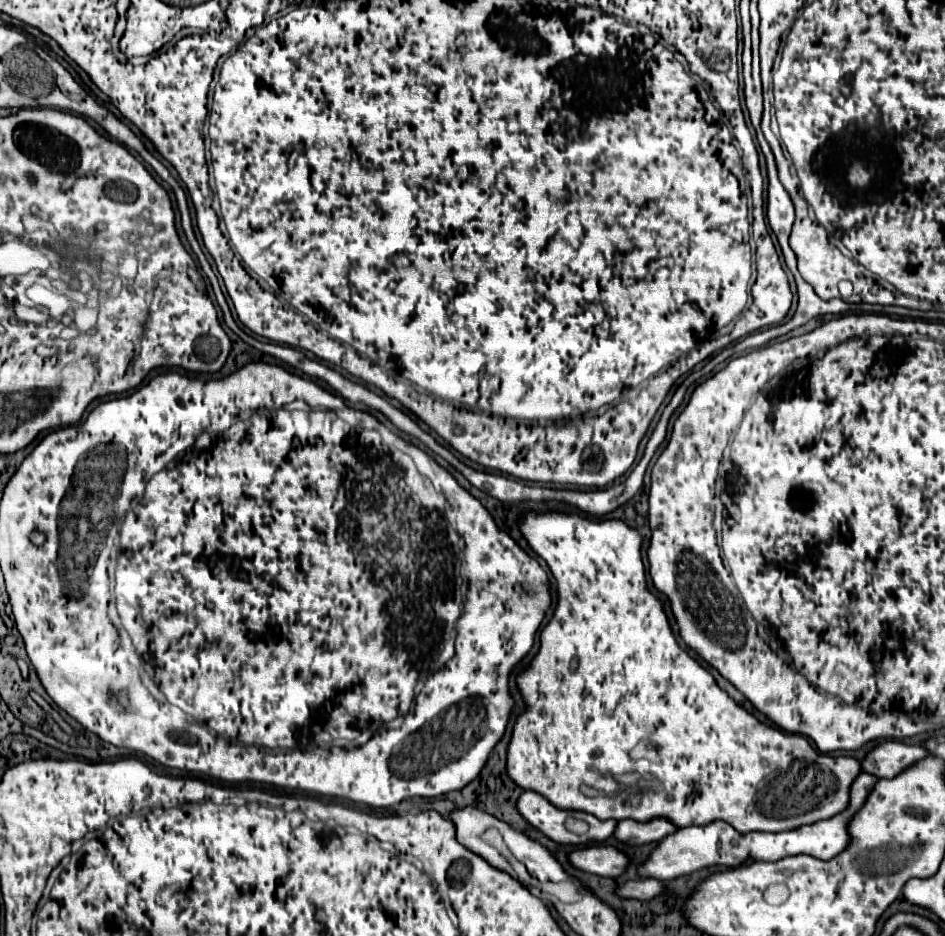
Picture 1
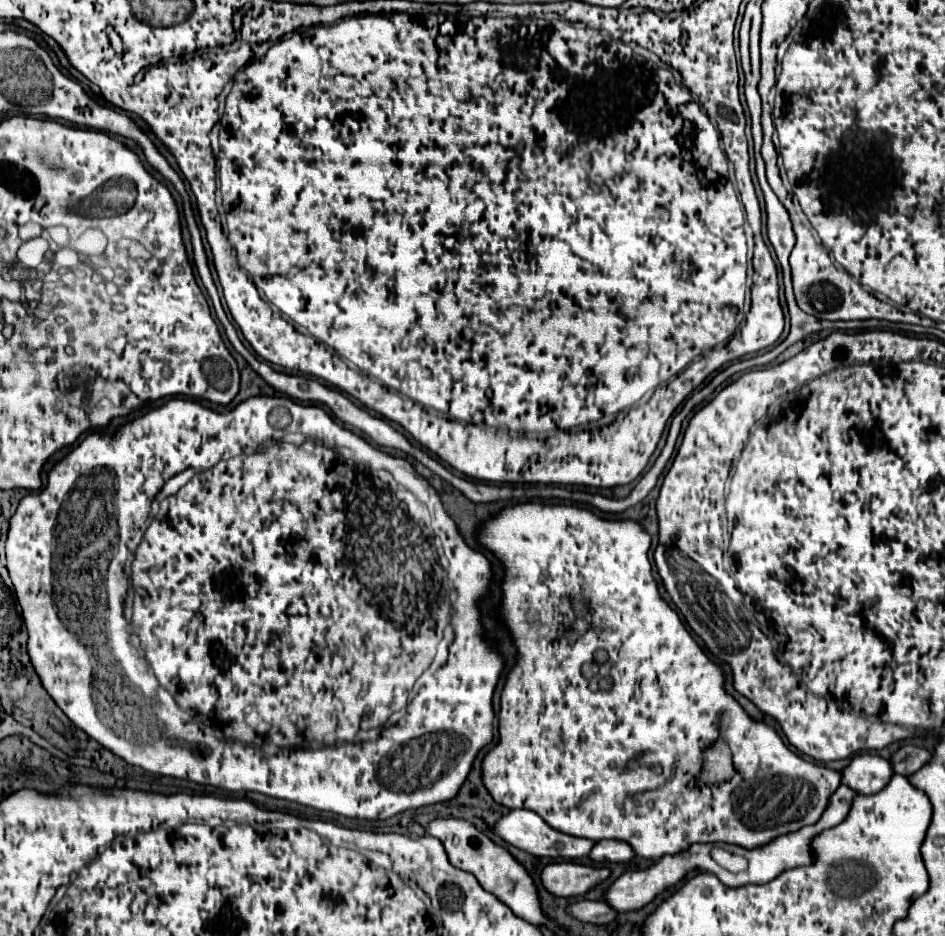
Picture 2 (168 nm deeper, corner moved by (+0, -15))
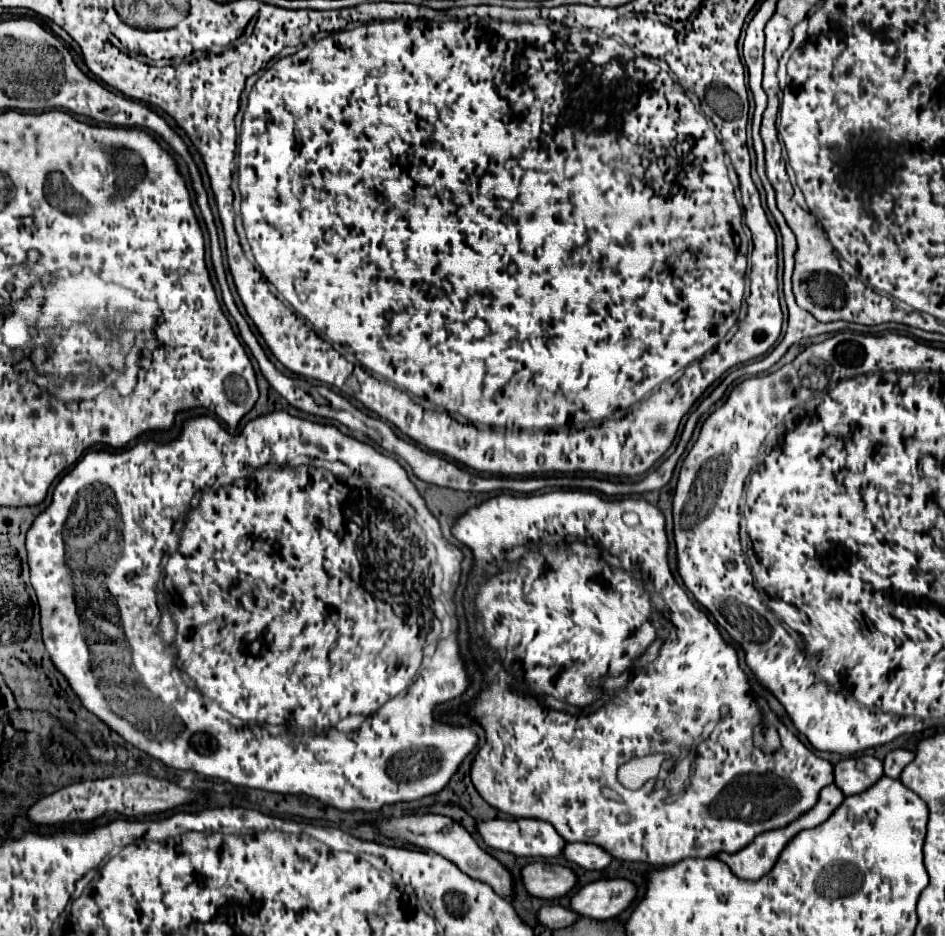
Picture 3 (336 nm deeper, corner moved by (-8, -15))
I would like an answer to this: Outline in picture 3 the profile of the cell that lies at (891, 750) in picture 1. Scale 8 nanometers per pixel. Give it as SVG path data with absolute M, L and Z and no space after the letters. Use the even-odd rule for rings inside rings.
M850 756L834 766L834 784L844 796L864 792L882 778L882 762L874 756Z

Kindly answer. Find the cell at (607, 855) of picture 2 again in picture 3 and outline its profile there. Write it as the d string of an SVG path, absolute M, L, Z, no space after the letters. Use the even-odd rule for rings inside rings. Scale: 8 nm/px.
M584 842L566 844L562 858L578 864L584 870L604 870L612 862L612 856L606 850L602 850L596 844L584 844Z

